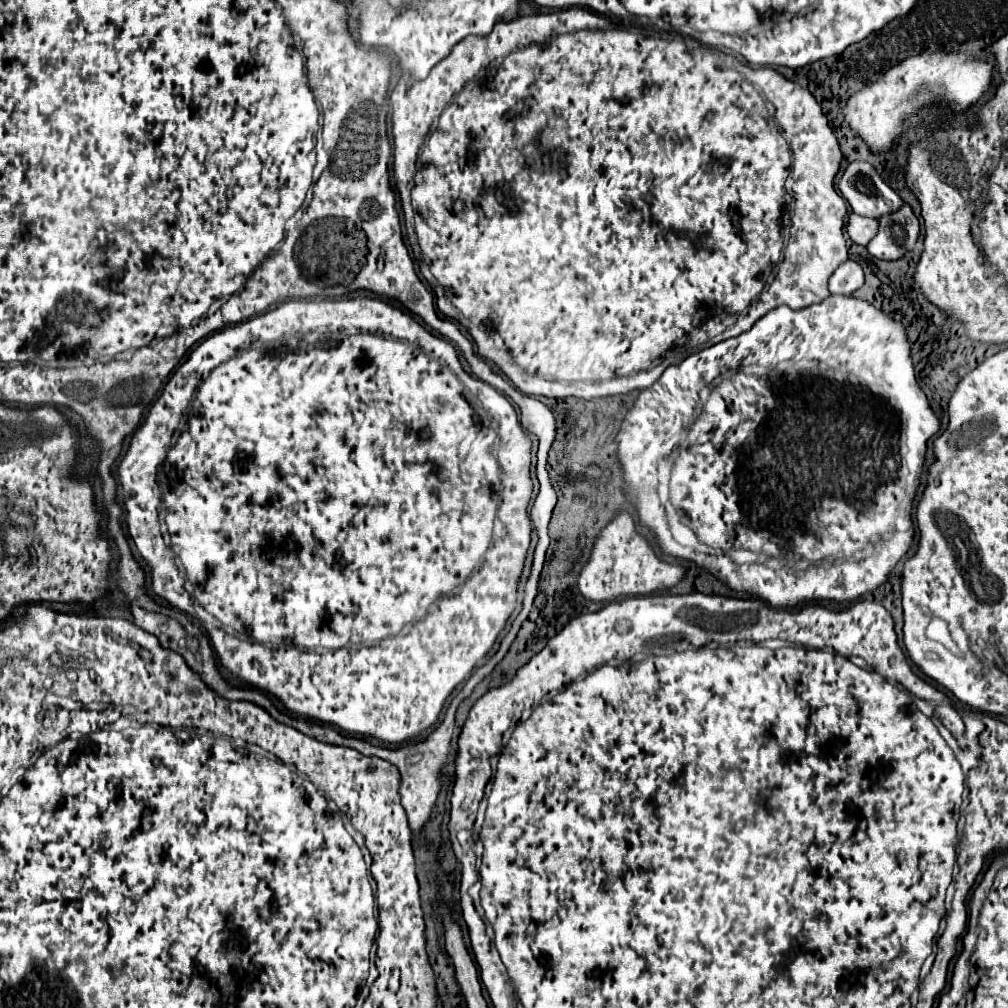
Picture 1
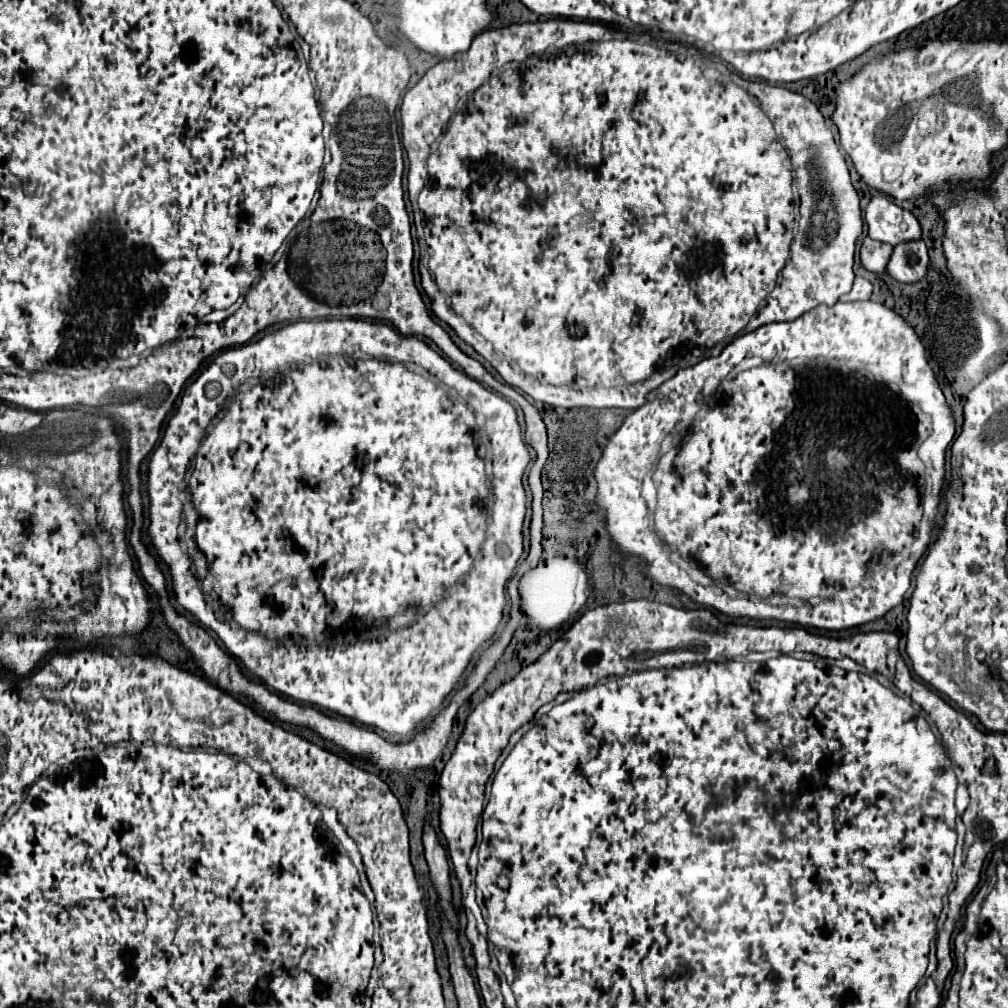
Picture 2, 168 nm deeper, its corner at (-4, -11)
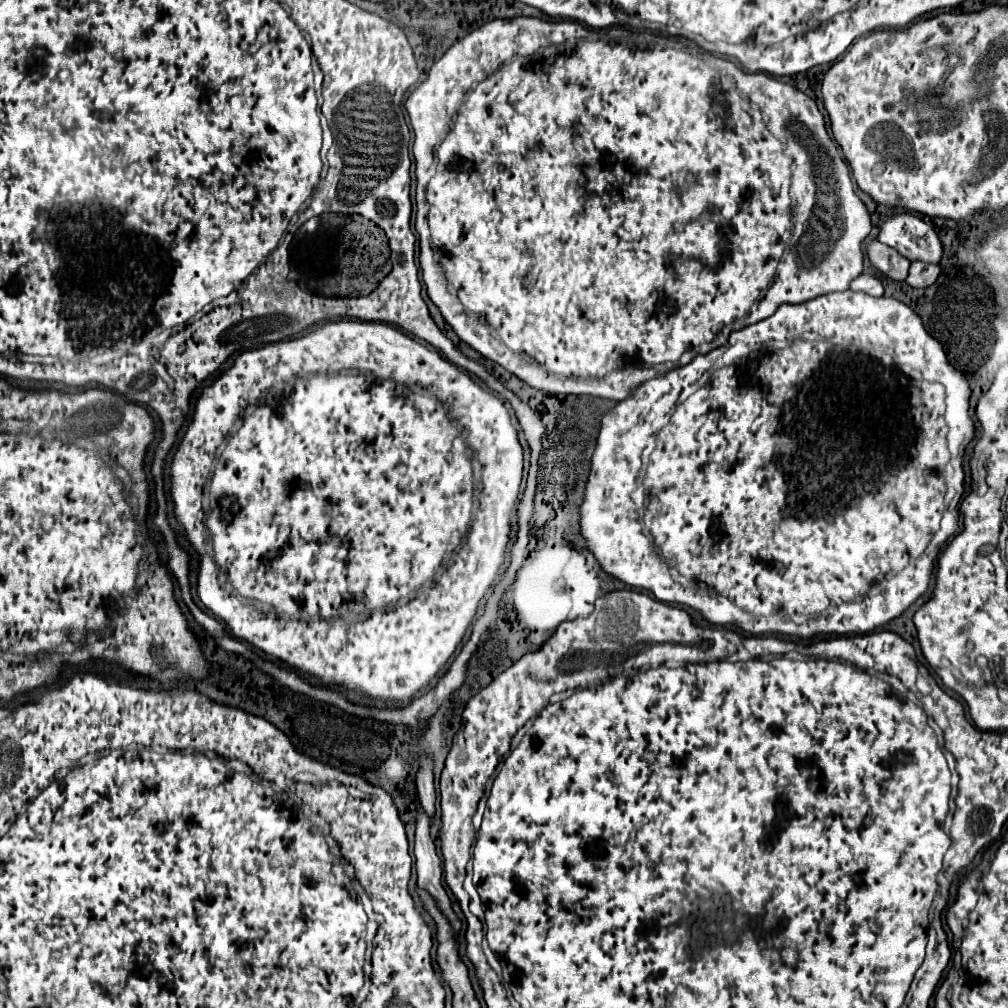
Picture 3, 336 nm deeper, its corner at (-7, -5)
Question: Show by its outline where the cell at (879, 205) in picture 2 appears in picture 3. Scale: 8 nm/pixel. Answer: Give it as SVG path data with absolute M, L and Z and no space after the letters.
M912 212L888 216L880 226L878 240L896 248L908 260L938 264L942 258L942 244L934 226Z

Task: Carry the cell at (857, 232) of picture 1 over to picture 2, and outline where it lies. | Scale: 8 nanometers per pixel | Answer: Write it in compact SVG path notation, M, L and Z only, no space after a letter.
M867 236L863 240L859 252L861 252L859 258L861 258L863 268L869 270L869 272L879 272L881 274L881 272L885 272L887 262L889 262L889 258L893 254L893 246L881 244L881 242L877 242L877 240L873 240L873 238Z

